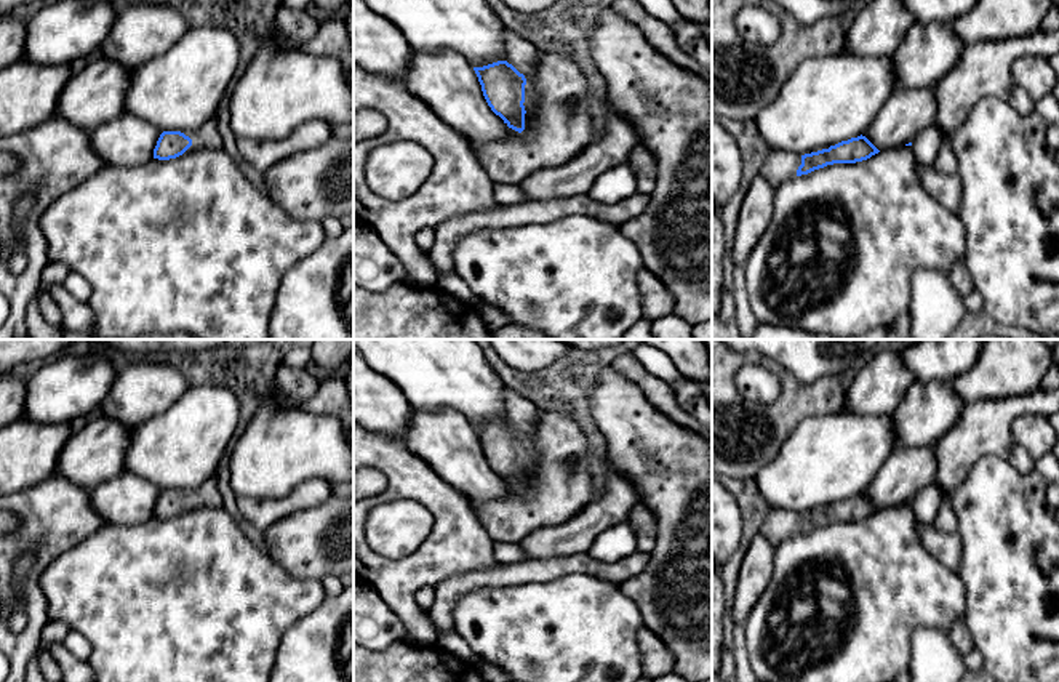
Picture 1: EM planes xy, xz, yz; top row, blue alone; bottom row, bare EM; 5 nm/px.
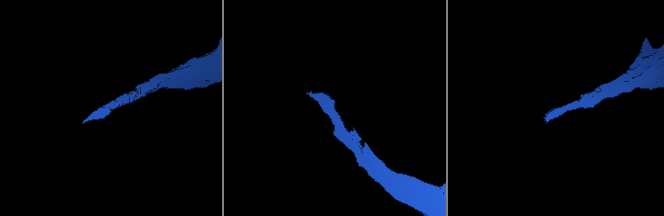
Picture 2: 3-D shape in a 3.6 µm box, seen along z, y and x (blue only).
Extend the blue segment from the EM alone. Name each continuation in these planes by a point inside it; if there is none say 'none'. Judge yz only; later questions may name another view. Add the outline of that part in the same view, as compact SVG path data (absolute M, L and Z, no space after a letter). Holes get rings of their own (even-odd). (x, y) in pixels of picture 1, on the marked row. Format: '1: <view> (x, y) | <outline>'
1: yz (778, 167) | M771 150L761 165L760 175L776 189L789 178L797 176L801 165L801 155L789 155L784 150Z

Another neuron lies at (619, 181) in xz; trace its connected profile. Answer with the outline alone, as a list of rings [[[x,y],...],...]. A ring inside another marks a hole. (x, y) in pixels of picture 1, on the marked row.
[[[629,160],[619,163],[603,173],[593,181],[589,195],[603,203],[616,203],[637,194],[637,176]]]

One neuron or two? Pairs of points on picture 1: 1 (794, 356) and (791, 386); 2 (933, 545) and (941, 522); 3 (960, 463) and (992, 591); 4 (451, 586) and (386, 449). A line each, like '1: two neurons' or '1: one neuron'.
1: two neurons
2: two neurons
3: two neurons
4: two neurons

